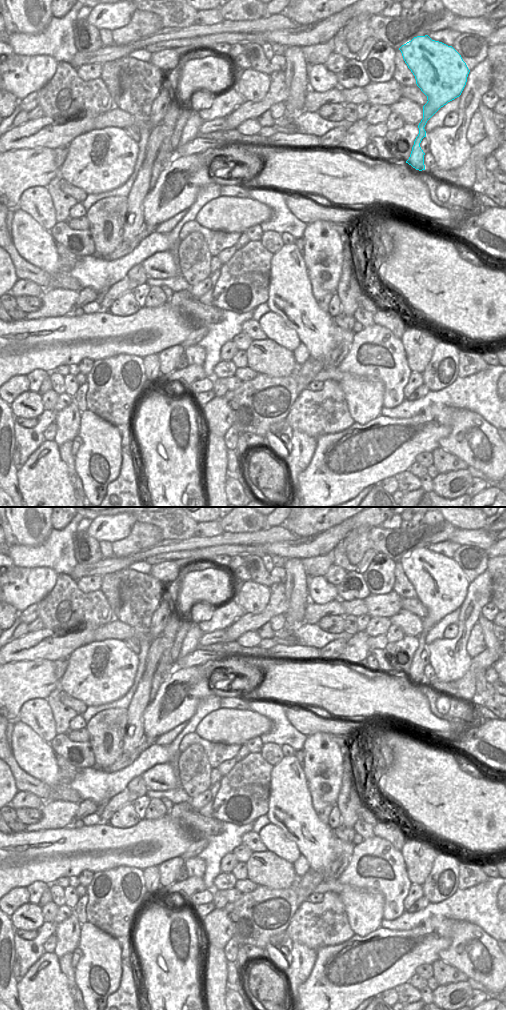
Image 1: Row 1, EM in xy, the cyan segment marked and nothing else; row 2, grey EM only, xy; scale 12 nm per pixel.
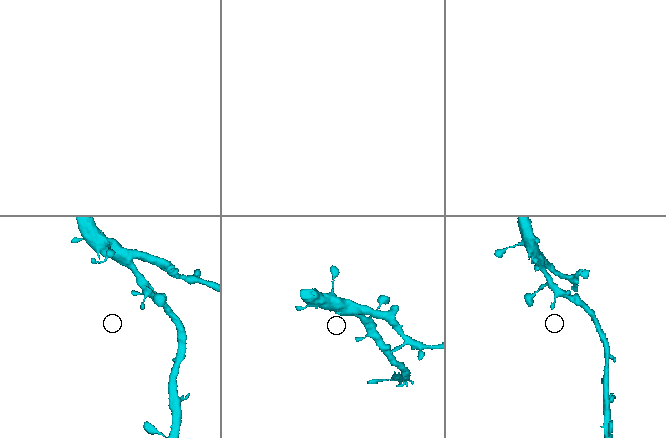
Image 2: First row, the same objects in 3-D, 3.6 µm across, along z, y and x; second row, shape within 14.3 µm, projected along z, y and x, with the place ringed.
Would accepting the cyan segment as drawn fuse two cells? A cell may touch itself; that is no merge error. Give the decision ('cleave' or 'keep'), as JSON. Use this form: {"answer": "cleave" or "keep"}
{"answer": "keep"}

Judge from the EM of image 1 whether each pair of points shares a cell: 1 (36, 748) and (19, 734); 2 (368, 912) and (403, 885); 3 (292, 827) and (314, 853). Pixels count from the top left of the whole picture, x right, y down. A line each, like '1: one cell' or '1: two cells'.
1: one cell
2: two cells
3: one cell

